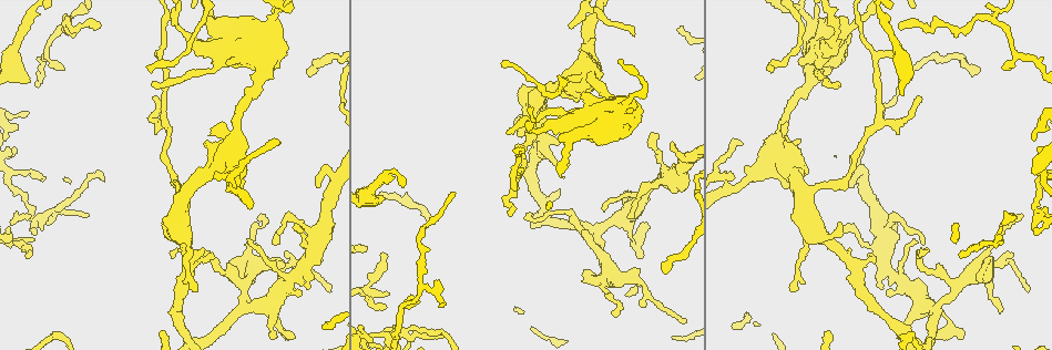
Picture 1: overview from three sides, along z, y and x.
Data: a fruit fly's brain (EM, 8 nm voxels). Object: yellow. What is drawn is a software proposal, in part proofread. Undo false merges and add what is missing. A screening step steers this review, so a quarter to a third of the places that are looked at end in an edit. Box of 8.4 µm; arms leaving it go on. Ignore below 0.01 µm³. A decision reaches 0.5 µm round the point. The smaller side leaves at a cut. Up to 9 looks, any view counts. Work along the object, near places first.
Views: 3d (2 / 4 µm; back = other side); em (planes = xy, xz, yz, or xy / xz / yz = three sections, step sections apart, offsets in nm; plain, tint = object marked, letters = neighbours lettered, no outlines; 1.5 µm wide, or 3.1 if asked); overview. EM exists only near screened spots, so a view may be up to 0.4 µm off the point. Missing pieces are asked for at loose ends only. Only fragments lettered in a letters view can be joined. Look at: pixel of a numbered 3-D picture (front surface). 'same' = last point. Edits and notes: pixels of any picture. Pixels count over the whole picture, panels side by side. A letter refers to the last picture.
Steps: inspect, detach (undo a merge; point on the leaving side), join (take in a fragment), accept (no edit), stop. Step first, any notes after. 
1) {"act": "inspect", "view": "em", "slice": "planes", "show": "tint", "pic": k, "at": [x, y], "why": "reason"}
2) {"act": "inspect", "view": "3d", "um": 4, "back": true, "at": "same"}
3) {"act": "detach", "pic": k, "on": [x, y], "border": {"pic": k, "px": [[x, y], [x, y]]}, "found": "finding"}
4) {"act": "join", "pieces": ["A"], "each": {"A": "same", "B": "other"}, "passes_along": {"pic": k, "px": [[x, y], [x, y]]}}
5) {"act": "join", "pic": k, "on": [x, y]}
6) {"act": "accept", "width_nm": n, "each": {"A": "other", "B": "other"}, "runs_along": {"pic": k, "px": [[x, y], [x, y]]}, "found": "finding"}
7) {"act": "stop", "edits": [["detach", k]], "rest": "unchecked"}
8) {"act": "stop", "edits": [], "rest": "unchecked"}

{"act": "inspect", "view": "3d", "um": 2, "back": true, "pic": 1, "at": [888, 293], "why": "stops while still wide"}

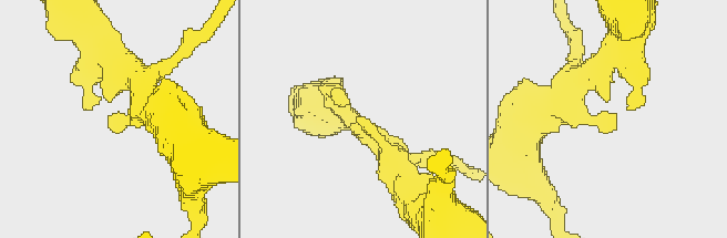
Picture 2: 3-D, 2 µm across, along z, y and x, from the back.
{"act": "inspect", "view": "em", "slice": "xy", "step": 8, "show": "letters", "pic": 2, "at": [612, 129], "why": "now the EM"}

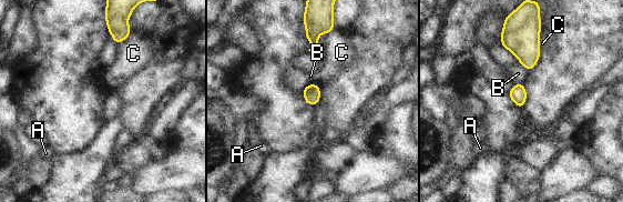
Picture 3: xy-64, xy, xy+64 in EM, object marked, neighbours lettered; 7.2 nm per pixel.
{"act": "inspect", "view": "em", "slice": "planes", "show": "letters", "at": "same"}

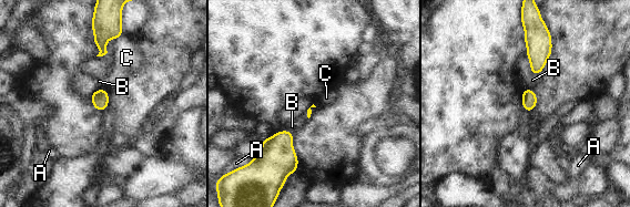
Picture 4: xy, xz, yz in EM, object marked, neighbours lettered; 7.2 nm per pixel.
{"act": "accept", "each": {"A": "other", "B": "other", "C": "other"}, "found": "no lettered fragment goes on from it"}

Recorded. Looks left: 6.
{"act": "inspect", "view": "em", "slice": "planes", "show": "letters", "pic": 1, "at": [329, 293], "why": "tapers out"}

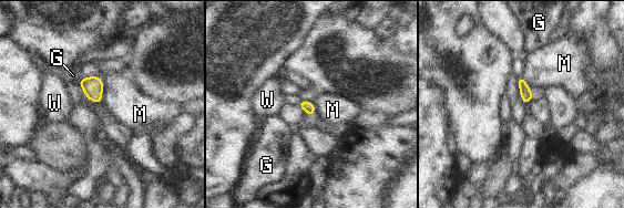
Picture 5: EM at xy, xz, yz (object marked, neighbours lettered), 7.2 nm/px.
{"act": "accept", "each": {"G": "other", "M": "other", "W": "other"}, "border": {"pic": 5, "px": [[81, 78], [101, 79], [102, 102]]}, "found": "no lettered fragment goes on from it"}

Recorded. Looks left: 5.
{"act": "inspect", "view": "em", "slice": "planes", "show": "letters", "pic": 1, "at": [333, 172], "why": "sharp bend"}

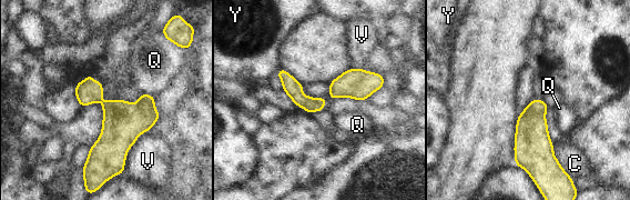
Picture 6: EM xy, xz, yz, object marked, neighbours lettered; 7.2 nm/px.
{"act": "accept", "longest_contact_nm": ["V", 360], "each": {"C": "other", "Q": "other", "V": "other", "Y": "other"}, "runs_along": {"pic": 6, "px": [[281, 72], [306, 102], [380, 78]]}, "found": "all the same neuron"}

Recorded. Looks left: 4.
{"act": "inspect", "view": "em", "slice": "planes", "show": "letters", "pic": 1, "at": [215, 72], "why": "calibre changes"}

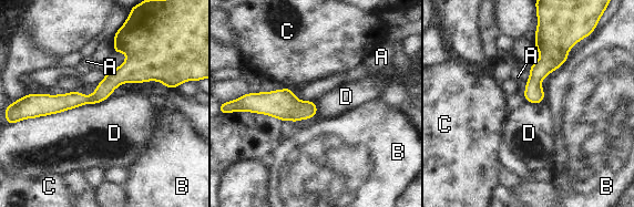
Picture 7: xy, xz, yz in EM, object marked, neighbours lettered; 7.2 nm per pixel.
{"act": "accept", "each": {"A": "other", "B": "other", "C": "other", "D": "other"}, "runs_along": {"pic": 7, "px": [[166, 83], [123, 73], [91, 100], [37, 109]]}, "found": "continuous, no second neuron"}

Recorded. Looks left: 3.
{"act": "stop", "edits": [], "rest": "unchecked"}

